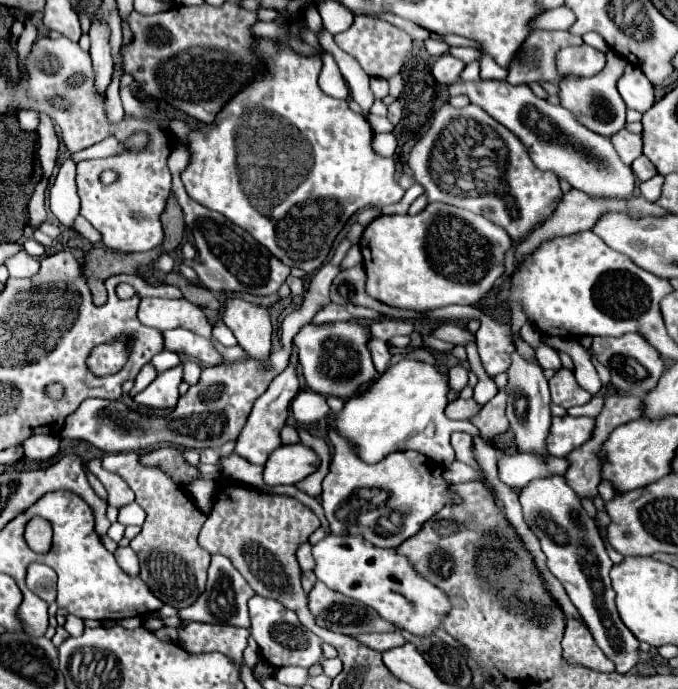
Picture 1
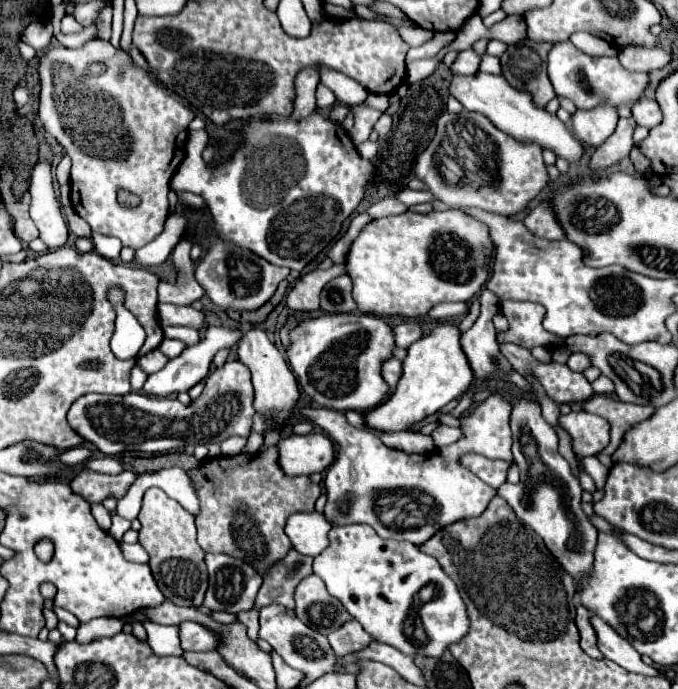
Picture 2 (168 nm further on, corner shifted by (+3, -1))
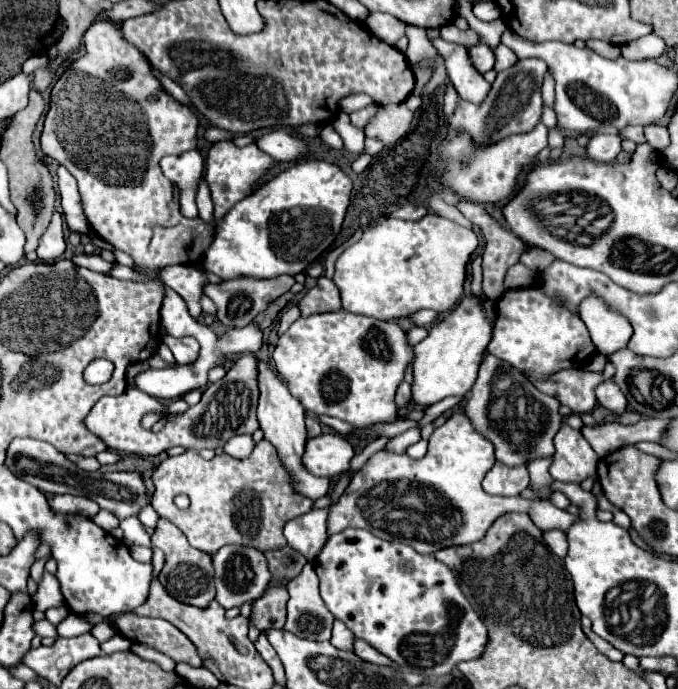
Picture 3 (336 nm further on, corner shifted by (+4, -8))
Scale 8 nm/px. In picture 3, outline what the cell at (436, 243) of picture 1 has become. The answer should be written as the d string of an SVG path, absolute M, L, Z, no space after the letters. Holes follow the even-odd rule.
M427 214L417 222L391 218L365 230L361 240L337 258L333 282L339 286L343 308L351 314L395 320L423 308L449 312L463 298L467 264L477 246L473 230L437 214Z

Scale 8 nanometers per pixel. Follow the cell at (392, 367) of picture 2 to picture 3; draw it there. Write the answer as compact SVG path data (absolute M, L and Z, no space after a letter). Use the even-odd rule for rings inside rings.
M401 382L399 388L397 388L397 394L395 394L397 406L407 406L409 404L409 398L411 398L411 388L409 388L407 382Z

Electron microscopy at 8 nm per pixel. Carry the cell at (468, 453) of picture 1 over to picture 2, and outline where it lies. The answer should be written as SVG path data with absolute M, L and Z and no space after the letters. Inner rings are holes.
M440 423L440 425L432 431L432 439L434 439L434 443L436 443L438 447L444 447L444 445L448 445L448 443L454 443L454 441L458 441L460 437L462 437L462 433L460 433L458 427L448 427L448 425L444 425L444 423Z

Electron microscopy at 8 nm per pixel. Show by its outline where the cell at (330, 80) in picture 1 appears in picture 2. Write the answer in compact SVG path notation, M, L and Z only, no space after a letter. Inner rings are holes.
M318 85L318 89L316 89L316 105L318 107L332 107L332 103L336 101L336 97L334 97L334 93L326 87L326 85Z

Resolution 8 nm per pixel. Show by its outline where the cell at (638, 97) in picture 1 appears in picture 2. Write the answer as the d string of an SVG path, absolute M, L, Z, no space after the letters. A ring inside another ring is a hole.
M646 97L636 101L636 105L632 105L632 117L636 119L638 125L648 127L648 129L652 129L652 127L662 123L662 111L660 111L658 103L650 101Z

